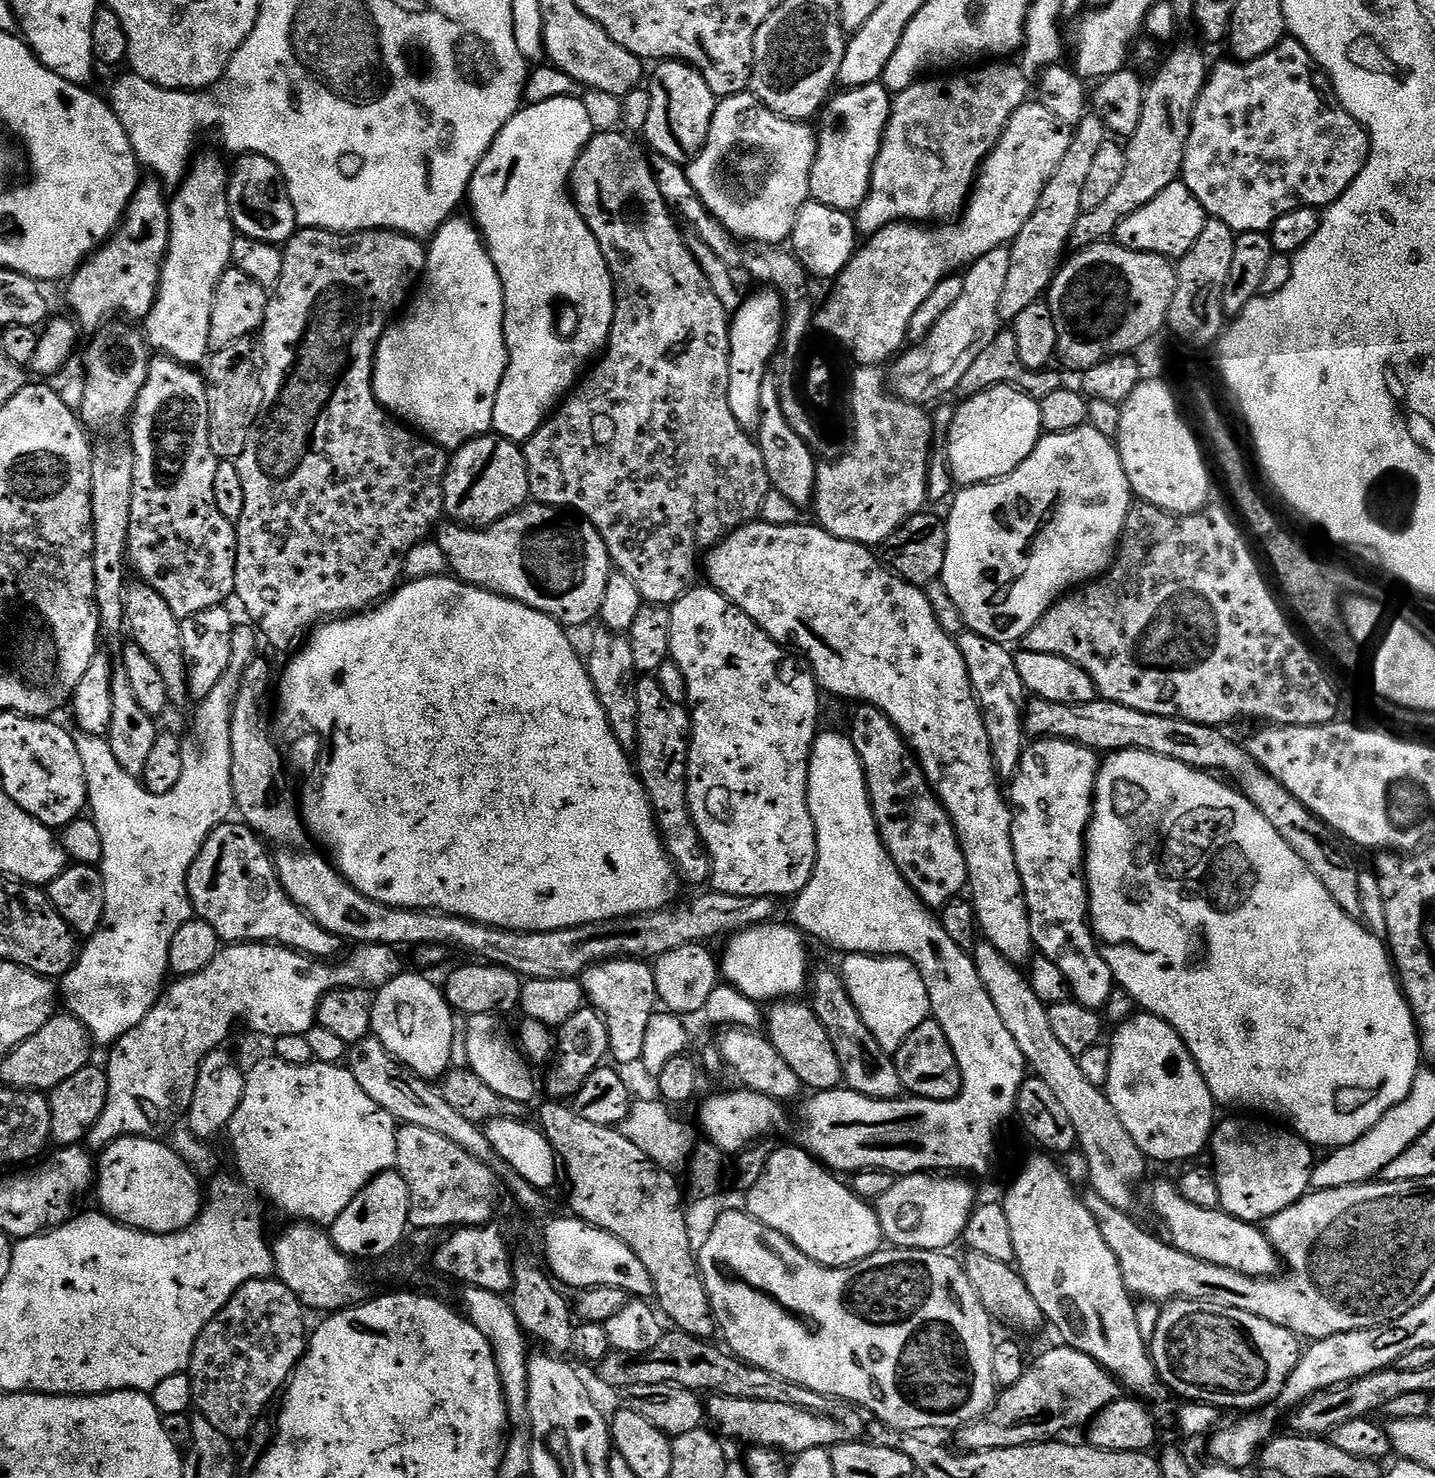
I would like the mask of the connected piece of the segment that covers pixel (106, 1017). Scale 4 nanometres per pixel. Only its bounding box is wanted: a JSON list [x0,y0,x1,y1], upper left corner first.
[58,623,258,1046]

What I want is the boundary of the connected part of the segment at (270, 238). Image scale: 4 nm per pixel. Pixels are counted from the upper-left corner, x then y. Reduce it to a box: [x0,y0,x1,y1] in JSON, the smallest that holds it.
[230,154,298,246]

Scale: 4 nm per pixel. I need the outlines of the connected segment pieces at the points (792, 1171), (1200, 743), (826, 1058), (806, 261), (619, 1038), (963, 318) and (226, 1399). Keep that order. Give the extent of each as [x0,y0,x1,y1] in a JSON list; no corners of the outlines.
[[746,1144,885,1268],[1024,698,1362,921],[766,998,844,1093],[790,198,858,282],[579,960,658,1065],[890,247,1010,404],[187,1280,310,1442]]

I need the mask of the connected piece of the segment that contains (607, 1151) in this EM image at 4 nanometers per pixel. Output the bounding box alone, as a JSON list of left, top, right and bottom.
[538,1103,718,1337]

